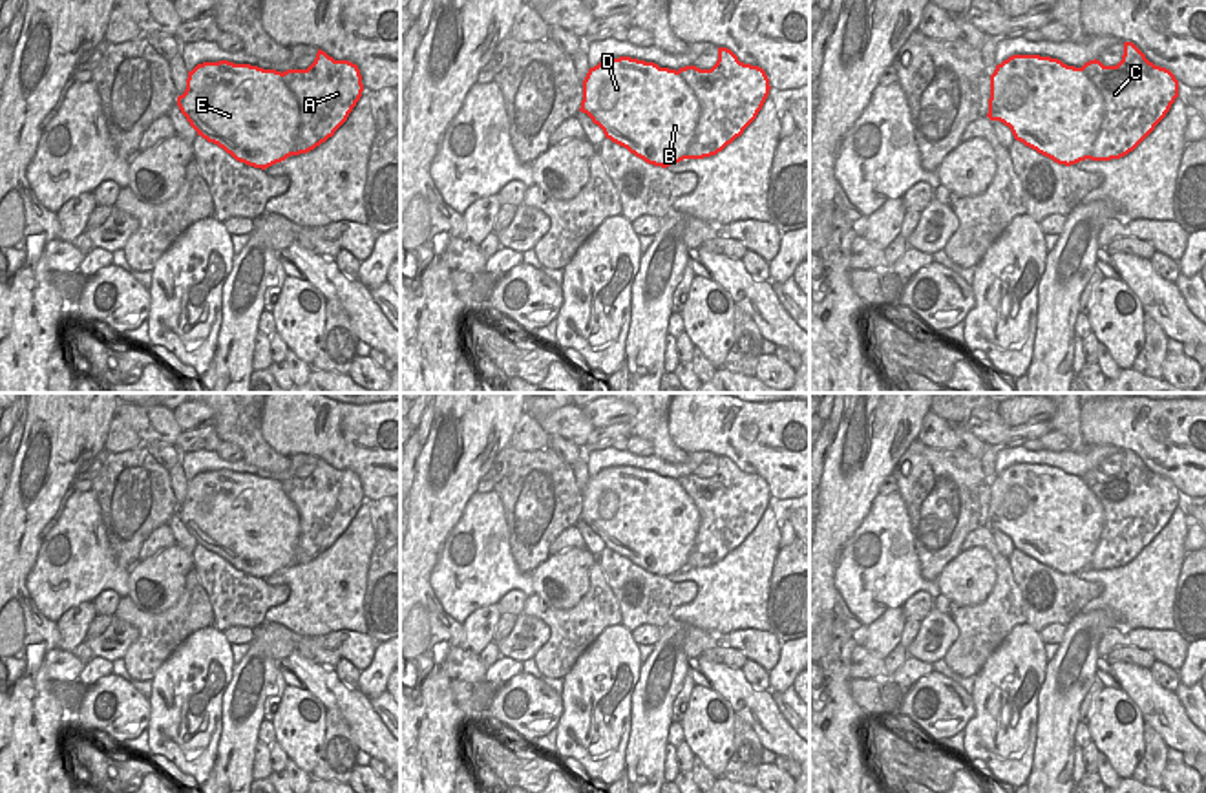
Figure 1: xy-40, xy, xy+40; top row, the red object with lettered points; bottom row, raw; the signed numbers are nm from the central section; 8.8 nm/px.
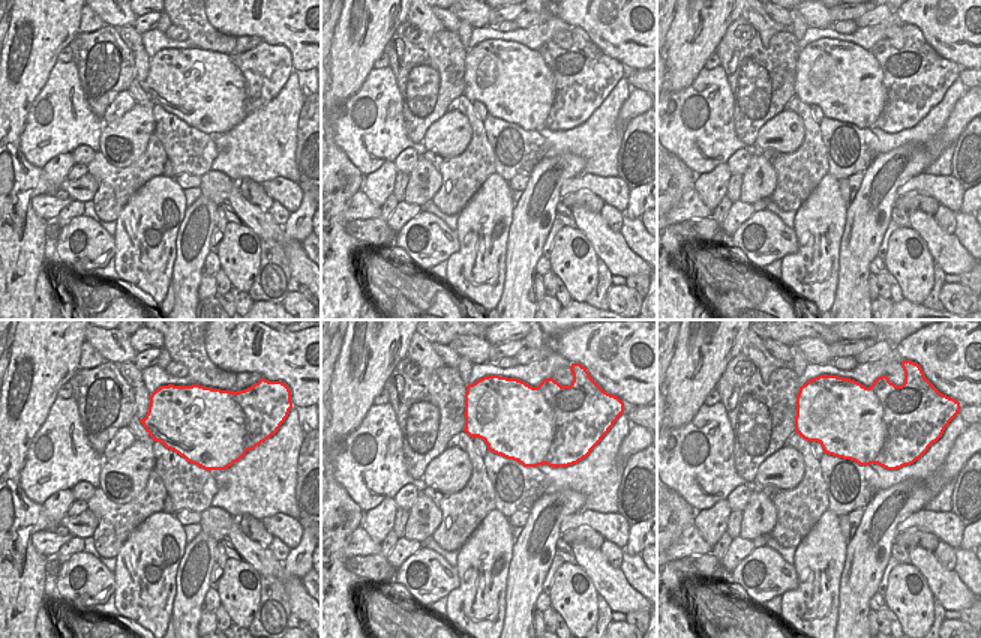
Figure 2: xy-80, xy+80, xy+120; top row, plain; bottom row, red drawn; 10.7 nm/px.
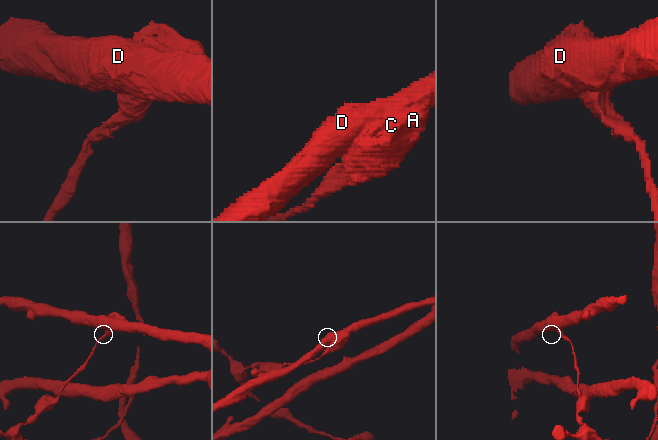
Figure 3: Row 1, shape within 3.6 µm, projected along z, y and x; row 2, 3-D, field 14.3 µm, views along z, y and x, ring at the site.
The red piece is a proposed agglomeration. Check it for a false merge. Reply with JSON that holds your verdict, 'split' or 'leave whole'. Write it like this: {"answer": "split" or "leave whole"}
{"answer": "split"}

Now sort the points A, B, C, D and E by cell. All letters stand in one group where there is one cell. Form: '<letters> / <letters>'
A C / B D E

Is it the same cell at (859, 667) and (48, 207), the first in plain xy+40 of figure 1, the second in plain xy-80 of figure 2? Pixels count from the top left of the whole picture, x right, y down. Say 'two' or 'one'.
one

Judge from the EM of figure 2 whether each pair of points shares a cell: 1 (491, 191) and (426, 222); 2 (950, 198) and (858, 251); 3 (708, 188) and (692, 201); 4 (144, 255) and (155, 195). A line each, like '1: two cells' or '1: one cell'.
1: two cells
2: two cells
3: two cells
4: one cell

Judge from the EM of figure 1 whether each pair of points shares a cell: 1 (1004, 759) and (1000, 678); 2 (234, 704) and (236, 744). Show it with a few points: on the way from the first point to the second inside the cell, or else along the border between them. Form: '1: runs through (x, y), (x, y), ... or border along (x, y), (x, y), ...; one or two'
1: runs through (1002, 739), (1002, 706), (998, 698); one
2: runs through (234, 713), (236, 735); one

